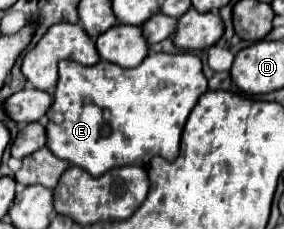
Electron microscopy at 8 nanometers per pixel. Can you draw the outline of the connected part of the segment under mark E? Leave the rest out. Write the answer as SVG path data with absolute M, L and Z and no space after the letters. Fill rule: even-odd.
M190 52L148 54L140 66L130 70L104 60L100 60L94 66L82 66L72 60L60 60L54 102L46 112L49 119L46 126L48 148L54 156L68 160L70 164L86 170L94 178L108 172L114 166L124 164L146 168L152 156L162 156L168 162L172 162L178 156L180 136L188 120L188 114L206 90L208 82L202 74L202 62L196 54Z

